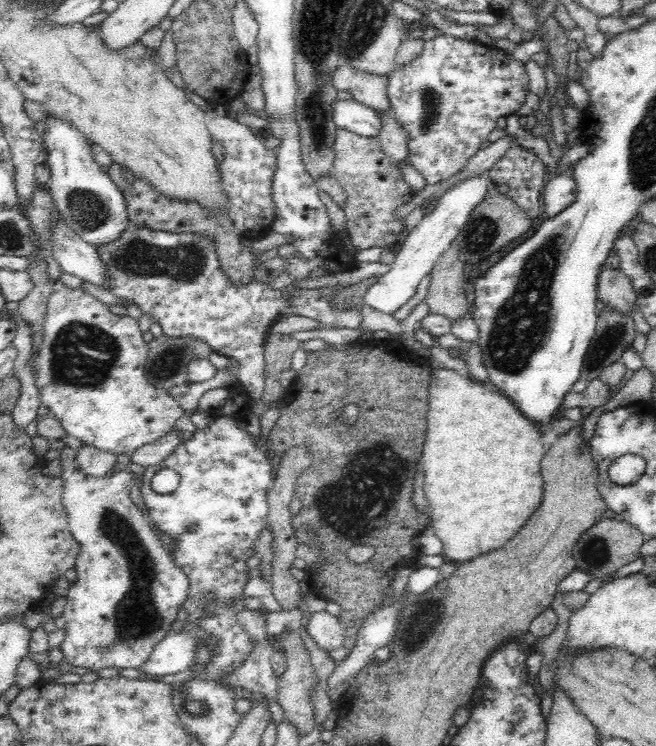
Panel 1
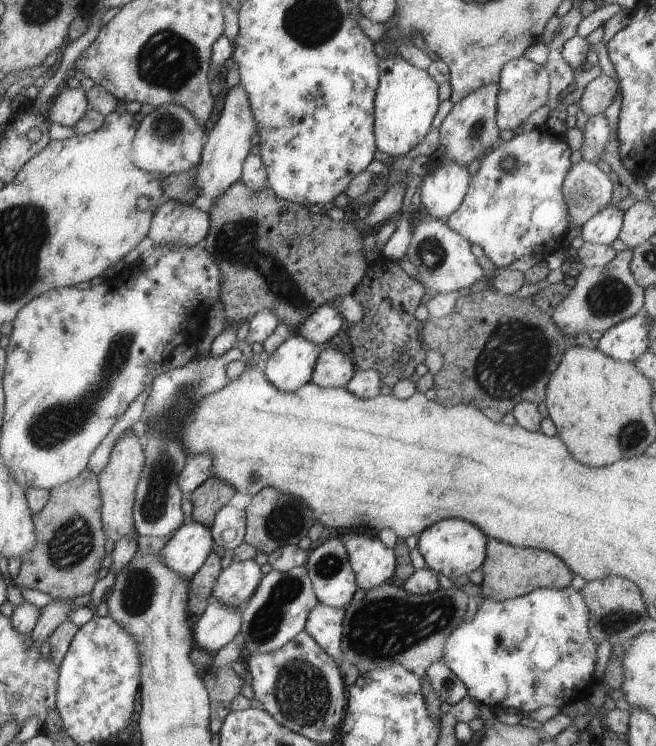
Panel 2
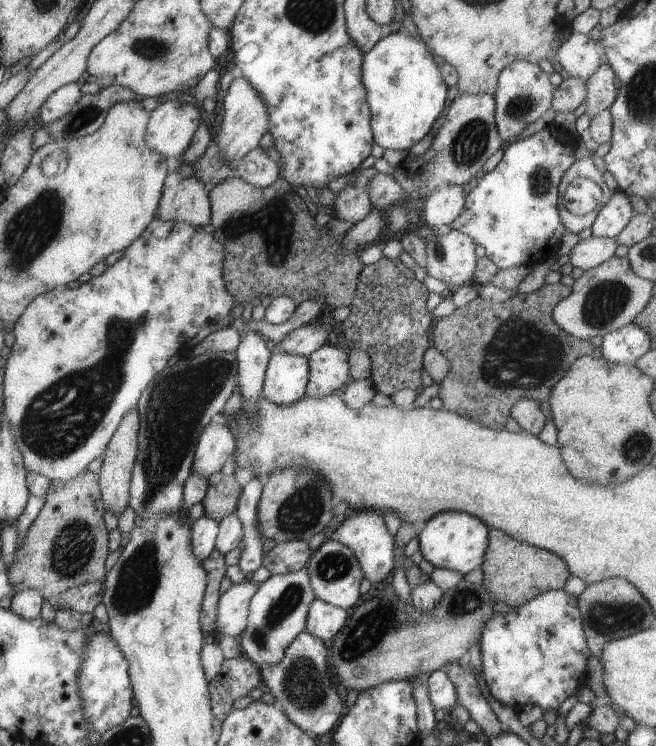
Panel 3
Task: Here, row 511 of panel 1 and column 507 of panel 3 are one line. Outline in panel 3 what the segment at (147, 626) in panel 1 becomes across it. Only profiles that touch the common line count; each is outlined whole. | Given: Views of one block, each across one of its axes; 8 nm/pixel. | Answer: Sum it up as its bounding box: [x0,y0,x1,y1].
[493,61,554,142]

